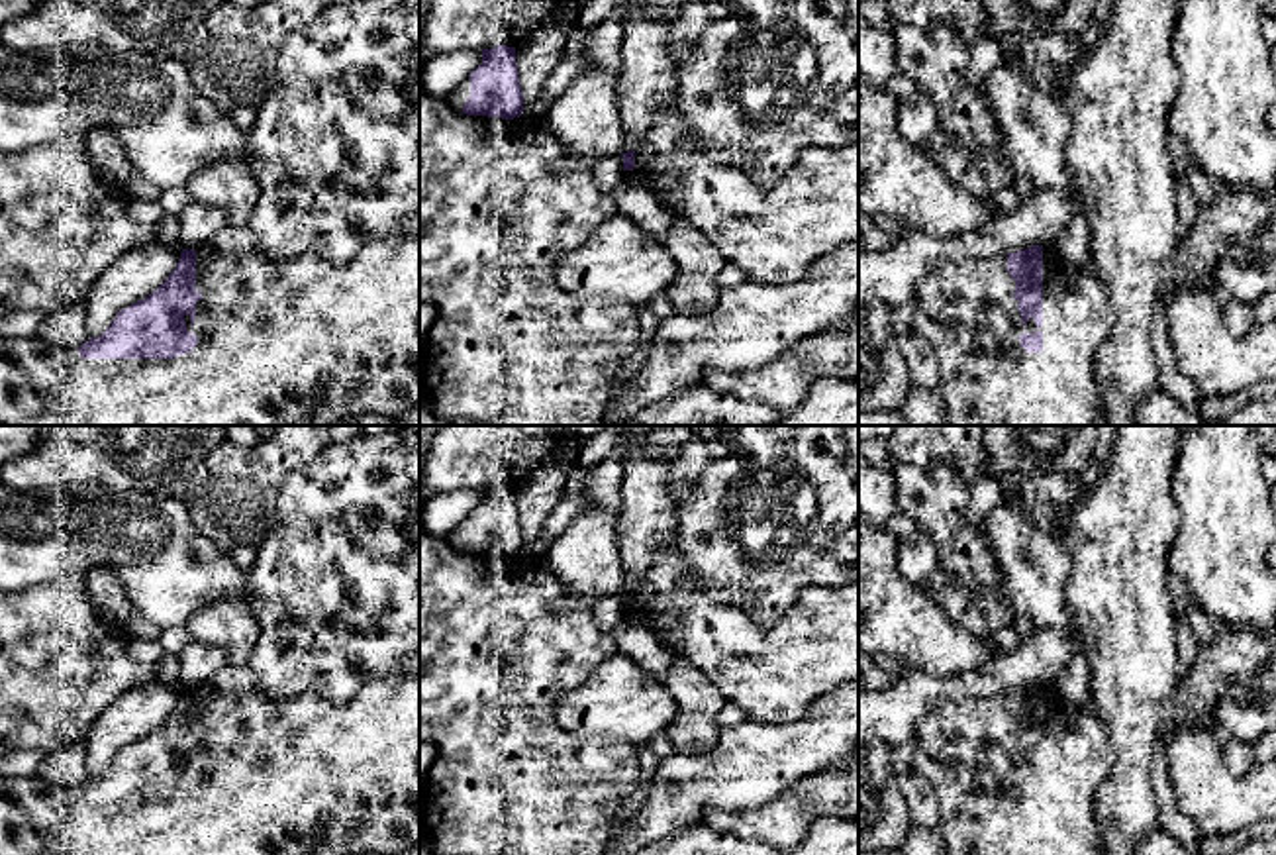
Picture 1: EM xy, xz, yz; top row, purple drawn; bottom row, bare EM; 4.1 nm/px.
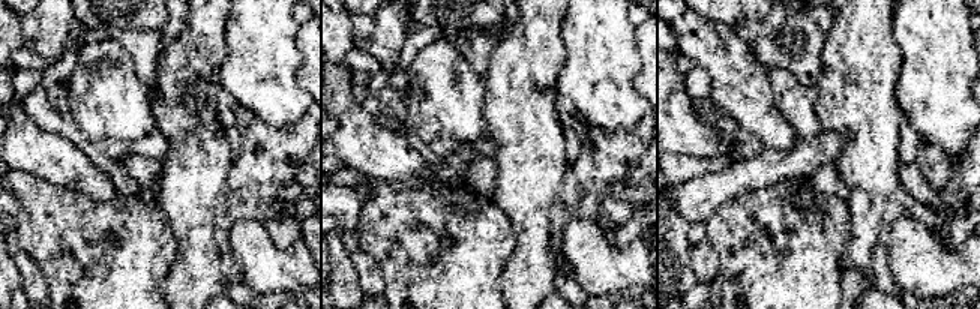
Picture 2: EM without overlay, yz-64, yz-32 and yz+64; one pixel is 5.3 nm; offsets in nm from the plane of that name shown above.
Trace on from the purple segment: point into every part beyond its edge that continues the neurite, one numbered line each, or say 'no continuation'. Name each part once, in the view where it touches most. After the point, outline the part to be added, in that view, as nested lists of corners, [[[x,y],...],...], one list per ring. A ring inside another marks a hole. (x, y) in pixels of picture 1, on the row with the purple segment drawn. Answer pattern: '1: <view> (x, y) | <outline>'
1: xy (281, 342) | [[[419,214],[408,220],[400,237],[372,239],[349,263],[339,267],[321,261],[314,253],[302,253],[292,259],[276,259],[261,247],[249,227],[227,226],[216,237],[196,247],[196,290],[202,294],[202,298],[196,302],[196,320],[192,322],[190,314],[186,314],[184,322],[186,329],[198,337],[198,345],[190,353],[172,359],[82,359],[78,347],[57,347],[41,335],[0,335],[0,426],[341,426],[343,422],[365,414],[398,420],[406,410],[419,402]]]

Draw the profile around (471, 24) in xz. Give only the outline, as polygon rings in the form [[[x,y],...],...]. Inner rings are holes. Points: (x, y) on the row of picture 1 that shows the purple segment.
[[[431,0],[419,37],[419,96],[423,65],[451,51],[517,47],[563,0]]]

